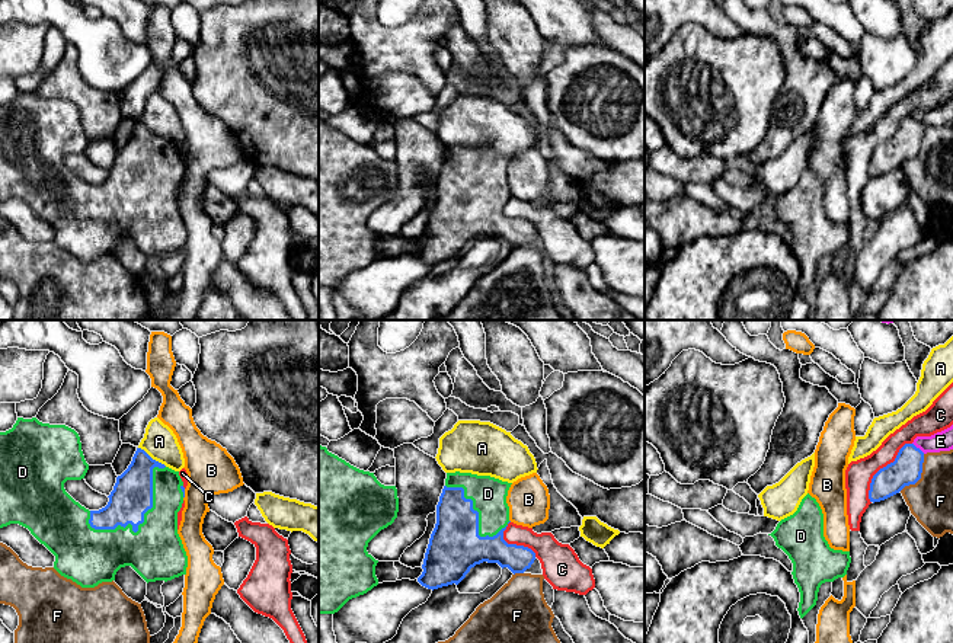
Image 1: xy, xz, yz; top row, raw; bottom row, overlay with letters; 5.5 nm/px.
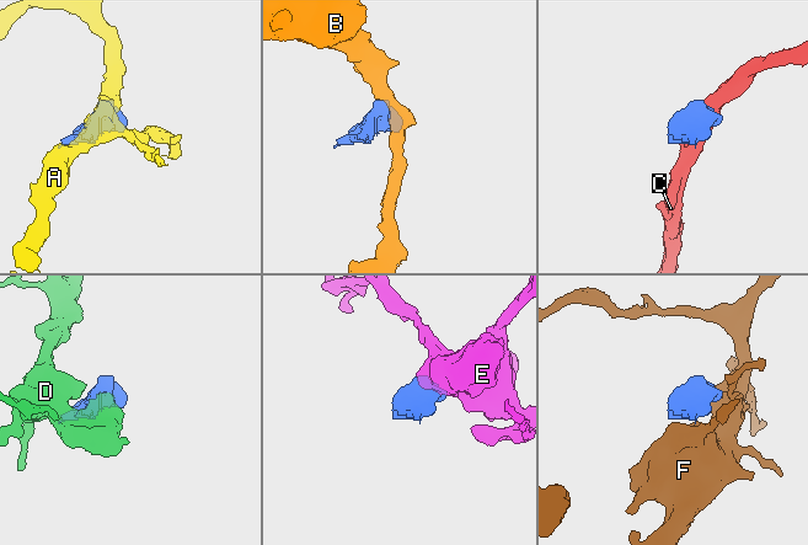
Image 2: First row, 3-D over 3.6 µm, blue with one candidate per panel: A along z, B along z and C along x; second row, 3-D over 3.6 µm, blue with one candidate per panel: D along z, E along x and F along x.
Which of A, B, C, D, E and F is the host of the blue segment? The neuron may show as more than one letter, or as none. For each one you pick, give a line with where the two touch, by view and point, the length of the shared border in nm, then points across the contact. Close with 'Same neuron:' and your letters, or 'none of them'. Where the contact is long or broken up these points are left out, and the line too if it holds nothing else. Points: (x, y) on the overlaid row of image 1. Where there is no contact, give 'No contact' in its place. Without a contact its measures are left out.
D: Touches blue at xy (143, 520). Shared border 550 nm
Same neuron: D

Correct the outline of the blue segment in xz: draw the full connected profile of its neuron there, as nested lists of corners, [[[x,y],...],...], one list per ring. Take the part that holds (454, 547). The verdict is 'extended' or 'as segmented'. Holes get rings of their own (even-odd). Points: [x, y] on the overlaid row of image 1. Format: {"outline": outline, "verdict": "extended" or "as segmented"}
{"outline": [[[447,473],[423,572],[418,578],[422,586],[434,591],[458,585],[483,562],[498,563],[514,575],[531,567],[535,553],[503,540],[511,522],[506,503],[511,484],[490,476]]], "verdict": "extended"}

